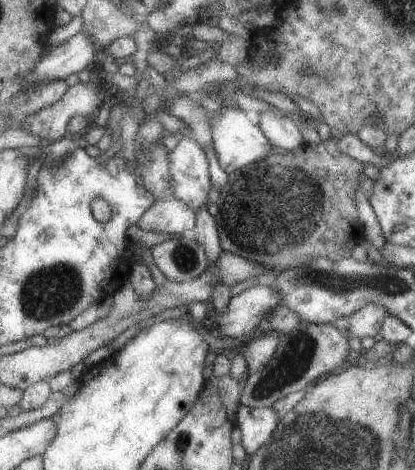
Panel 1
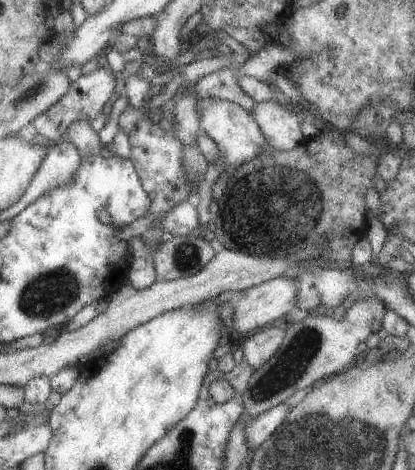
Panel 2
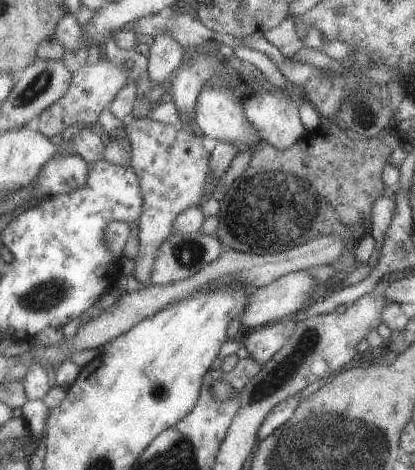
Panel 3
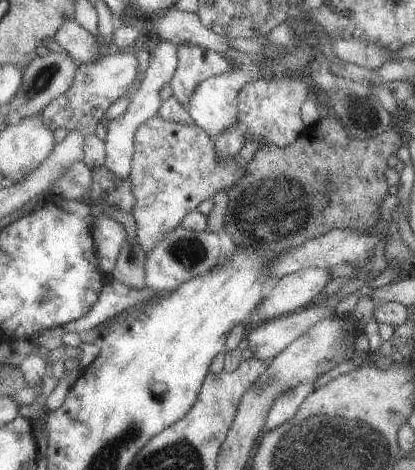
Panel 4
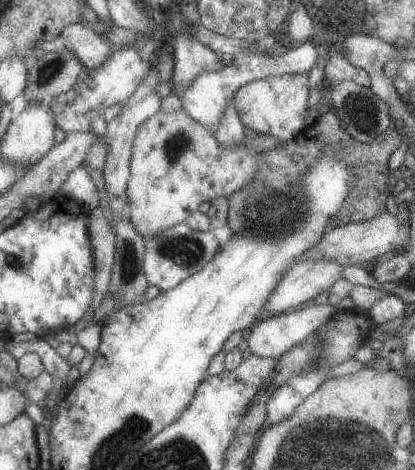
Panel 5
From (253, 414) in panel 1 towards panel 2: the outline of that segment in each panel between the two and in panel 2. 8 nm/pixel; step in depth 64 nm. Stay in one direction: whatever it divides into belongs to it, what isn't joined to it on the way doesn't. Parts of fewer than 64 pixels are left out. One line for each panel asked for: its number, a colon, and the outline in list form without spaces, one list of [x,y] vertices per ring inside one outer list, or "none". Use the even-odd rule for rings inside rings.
2: [[[283,402],[283,404],[279,404],[279,406],[269,408],[265,414],[257,416],[257,418],[247,426],[247,432],[245,432],[245,434],[247,434],[247,442],[249,442],[251,450],[257,448],[259,444],[263,444],[263,442],[283,424],[283,420],[287,418],[289,410],[291,410],[291,408]]]

